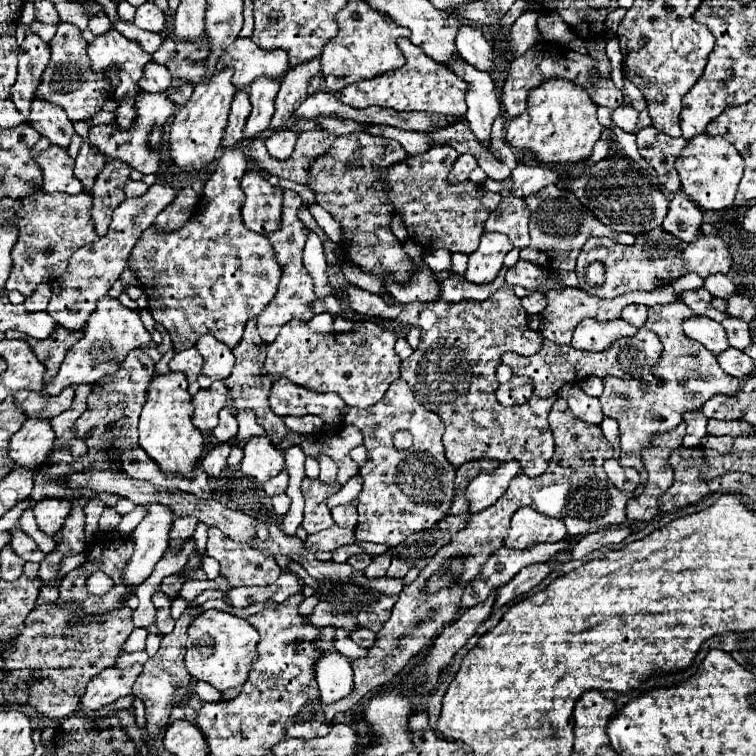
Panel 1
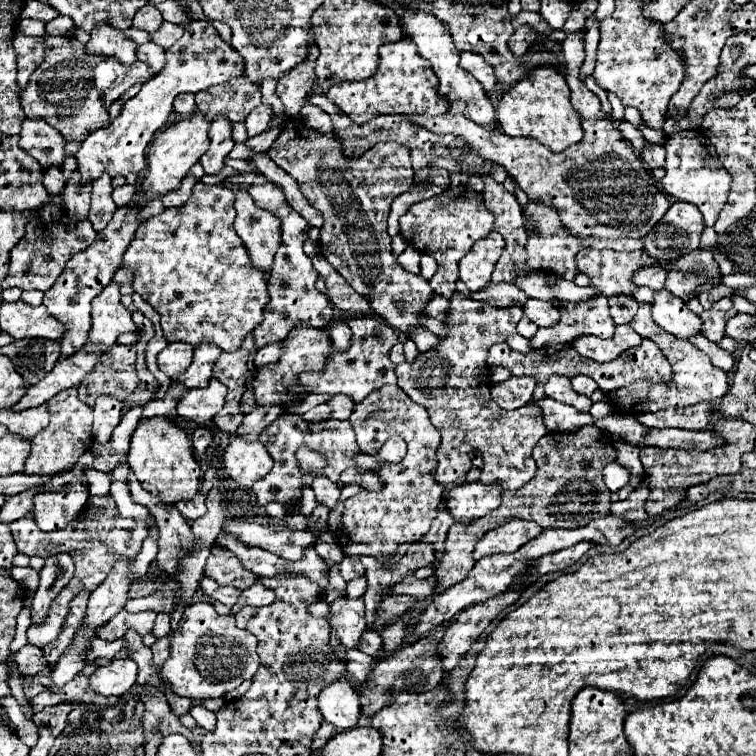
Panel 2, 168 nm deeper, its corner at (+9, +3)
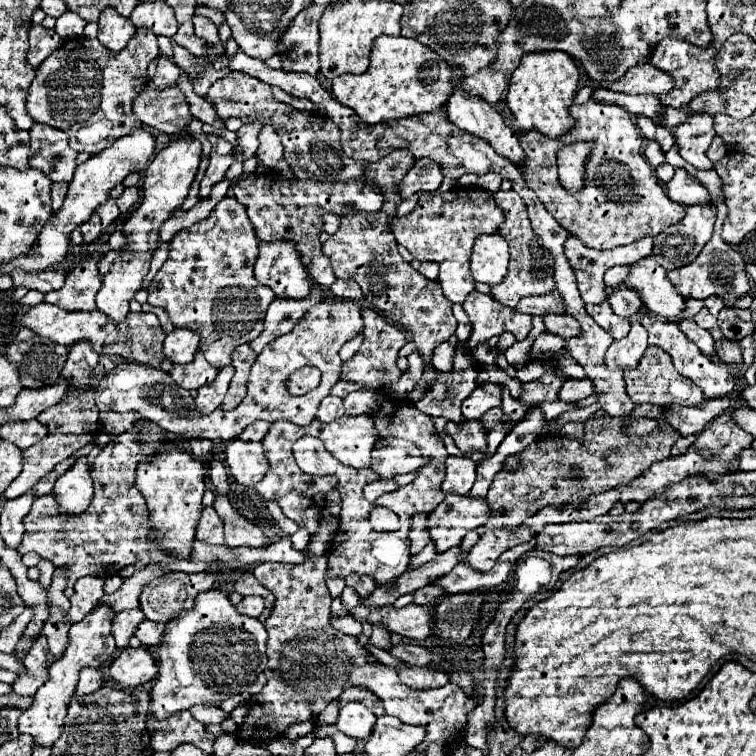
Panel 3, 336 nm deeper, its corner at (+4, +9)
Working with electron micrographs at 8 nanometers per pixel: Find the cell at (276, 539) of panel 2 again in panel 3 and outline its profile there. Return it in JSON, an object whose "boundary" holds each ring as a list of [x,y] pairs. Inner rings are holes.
{"boundary":[[[215,493],[213,507],[225,525],[225,545],[229,547],[241,547],[241,545],[267,547],[269,545],[269,537],[263,531],[259,531],[259,525],[239,515],[231,507],[227,497],[219,497]]]}

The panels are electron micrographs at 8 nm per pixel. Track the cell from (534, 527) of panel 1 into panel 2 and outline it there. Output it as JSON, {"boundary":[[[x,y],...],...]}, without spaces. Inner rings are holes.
{"boundary":[[[510,519],[504,525],[488,531],[478,545],[474,547],[474,561],[486,557],[486,555],[496,555],[496,553],[512,553],[518,551],[524,543],[534,539],[542,527],[534,521],[524,521],[524,519]]]}

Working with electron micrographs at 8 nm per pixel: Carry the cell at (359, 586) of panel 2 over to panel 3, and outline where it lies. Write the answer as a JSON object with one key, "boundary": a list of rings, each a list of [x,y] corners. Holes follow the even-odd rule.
{"boundary":[[[345,587],[345,589],[343,589],[341,601],[343,601],[343,605],[345,605],[347,609],[353,609],[353,607],[361,605],[361,597],[357,595],[357,591],[355,591],[353,587]]]}

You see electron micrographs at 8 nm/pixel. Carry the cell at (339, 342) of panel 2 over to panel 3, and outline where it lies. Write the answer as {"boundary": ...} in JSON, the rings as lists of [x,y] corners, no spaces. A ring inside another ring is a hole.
{"boundary":[[[359,333],[359,335],[355,335],[353,339],[349,339],[343,347],[341,347],[341,351],[339,351],[339,357],[343,359],[343,361],[347,361],[349,357],[353,357],[355,355],[355,351],[359,349],[359,345],[361,345],[361,341],[363,341],[363,333]]]}

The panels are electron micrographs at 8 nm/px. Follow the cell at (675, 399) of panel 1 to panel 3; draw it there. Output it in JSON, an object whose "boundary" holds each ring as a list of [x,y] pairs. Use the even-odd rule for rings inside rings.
{"boundary":[[[643,313],[639,321],[641,321],[643,327],[649,331],[649,345],[659,345],[663,351],[667,351],[667,353],[671,355],[671,359],[673,359],[675,369],[679,369],[681,375],[689,377],[689,379],[703,391],[705,397],[711,397],[711,399],[713,399],[713,397],[725,397],[725,395],[733,389],[735,379],[733,379],[729,367],[727,367],[725,363],[721,363],[721,361],[713,361],[711,357],[703,355],[703,353],[699,351],[699,347],[697,347],[691,339],[687,339],[687,337],[681,333],[681,329],[679,329],[677,323],[663,321],[663,319],[659,319],[659,317],[651,315],[651,313]]]}

